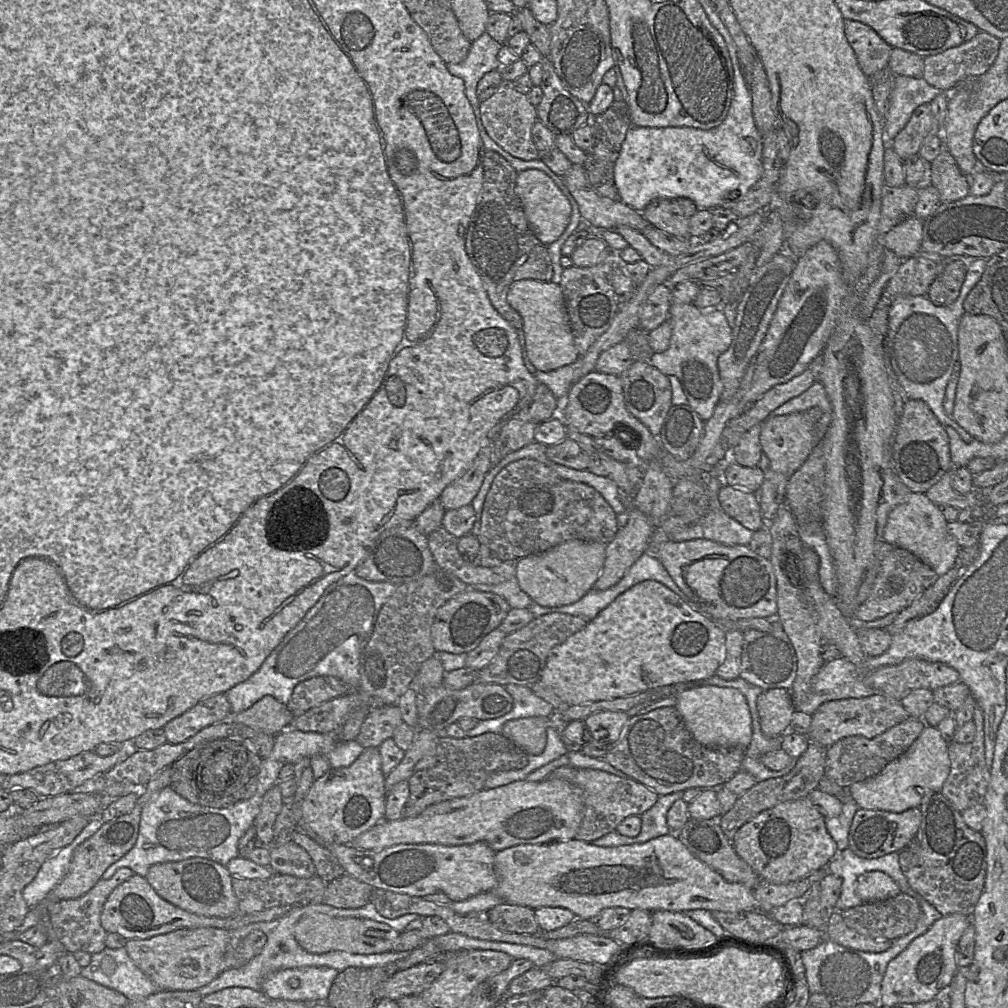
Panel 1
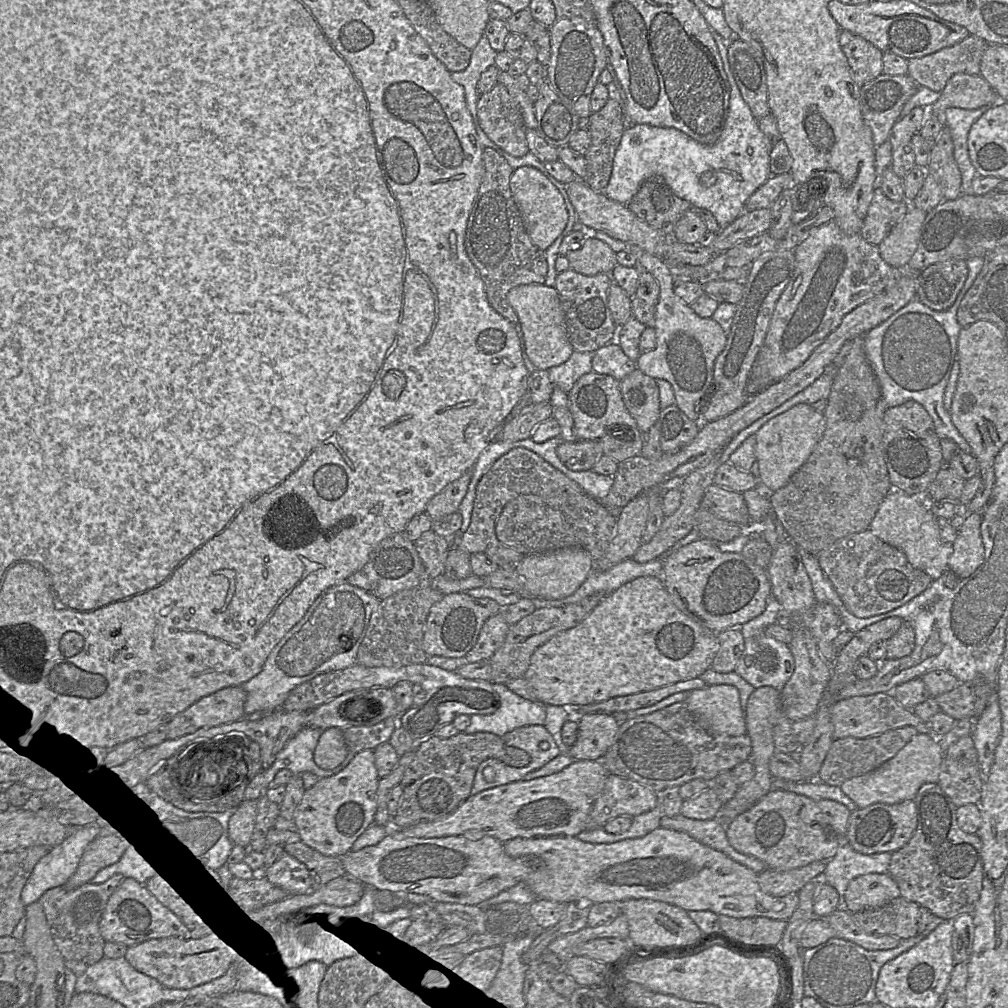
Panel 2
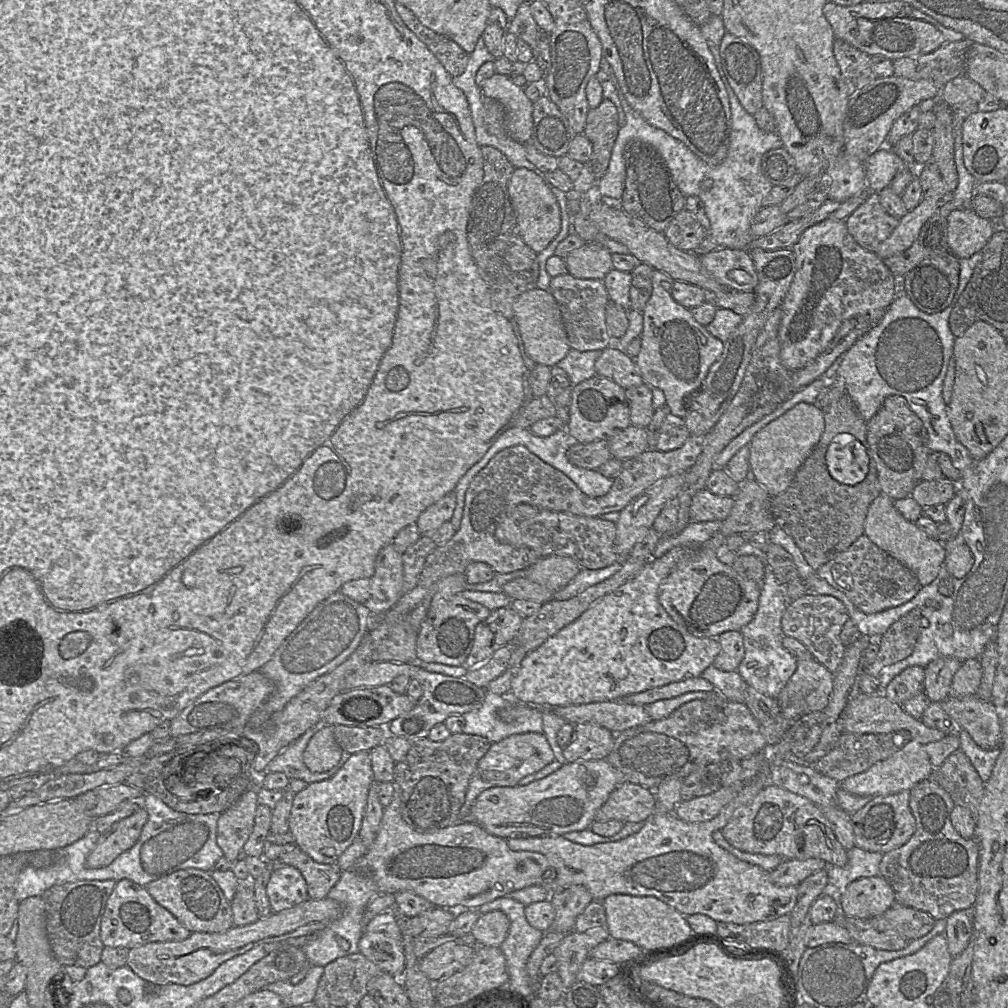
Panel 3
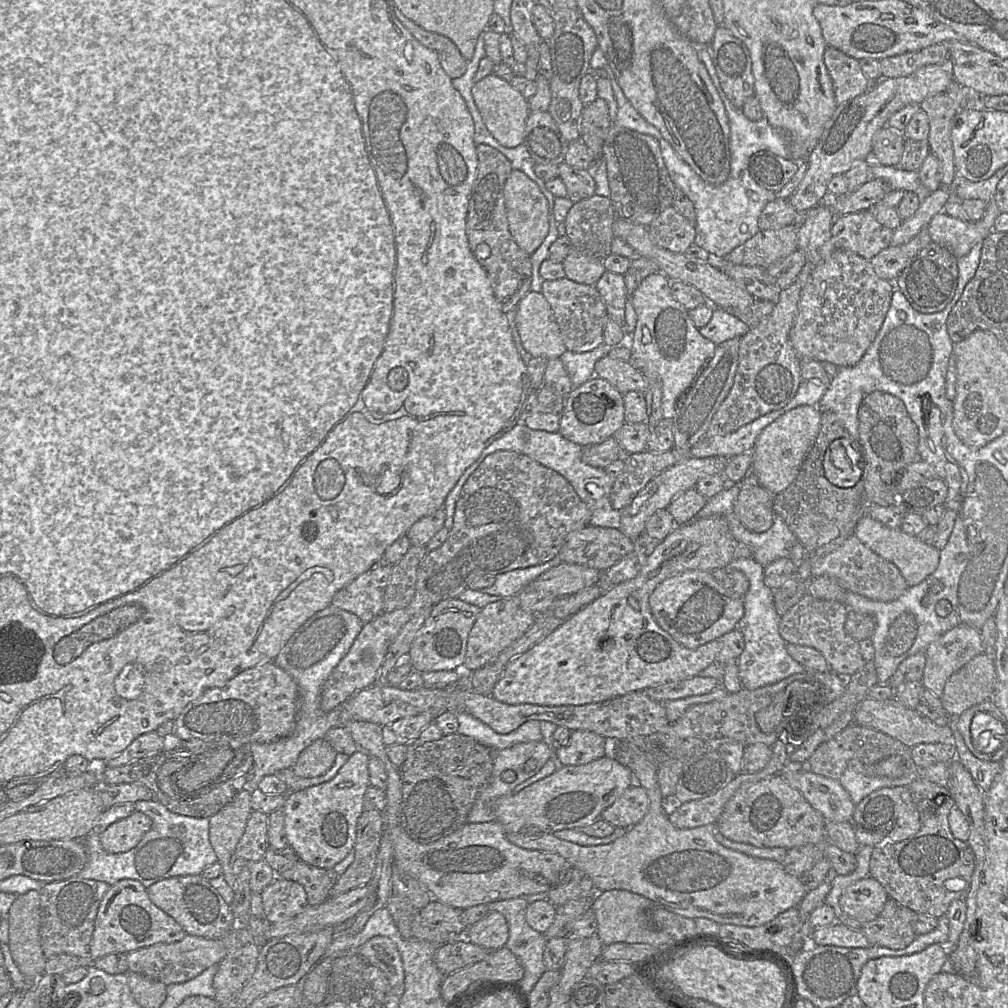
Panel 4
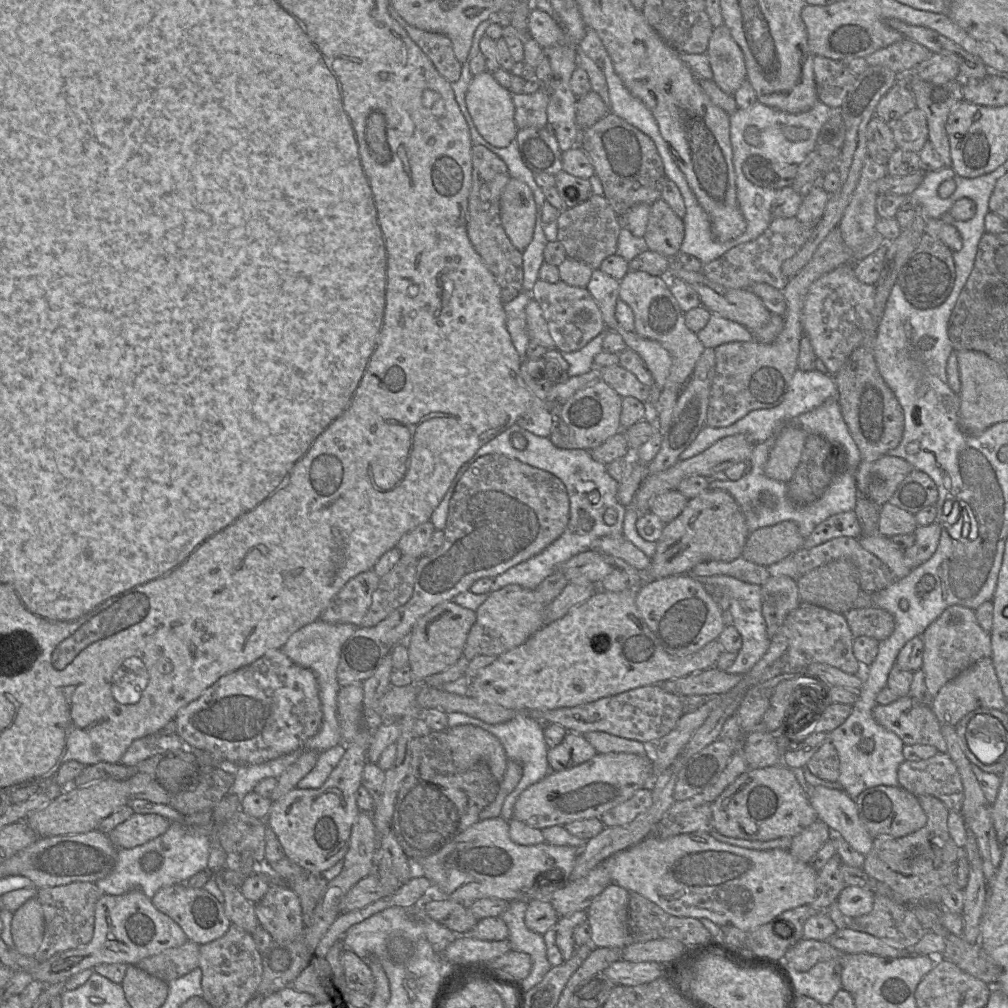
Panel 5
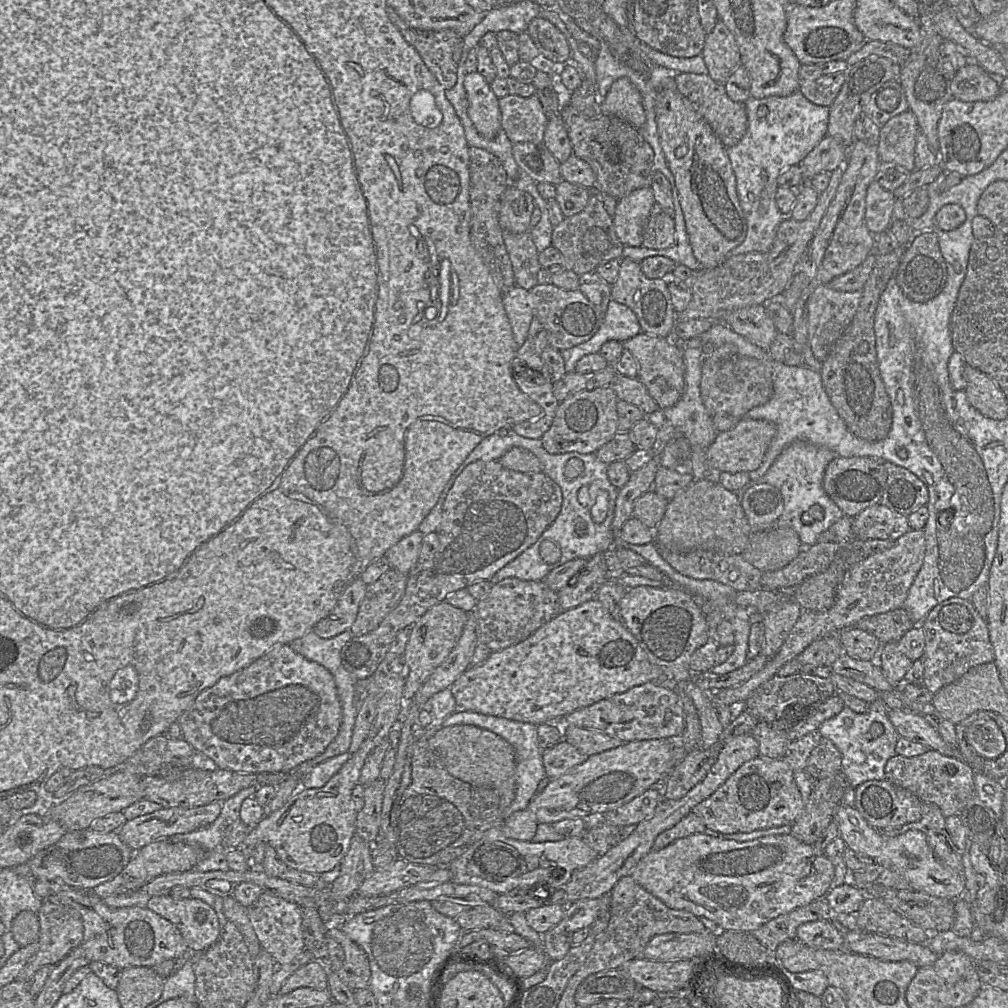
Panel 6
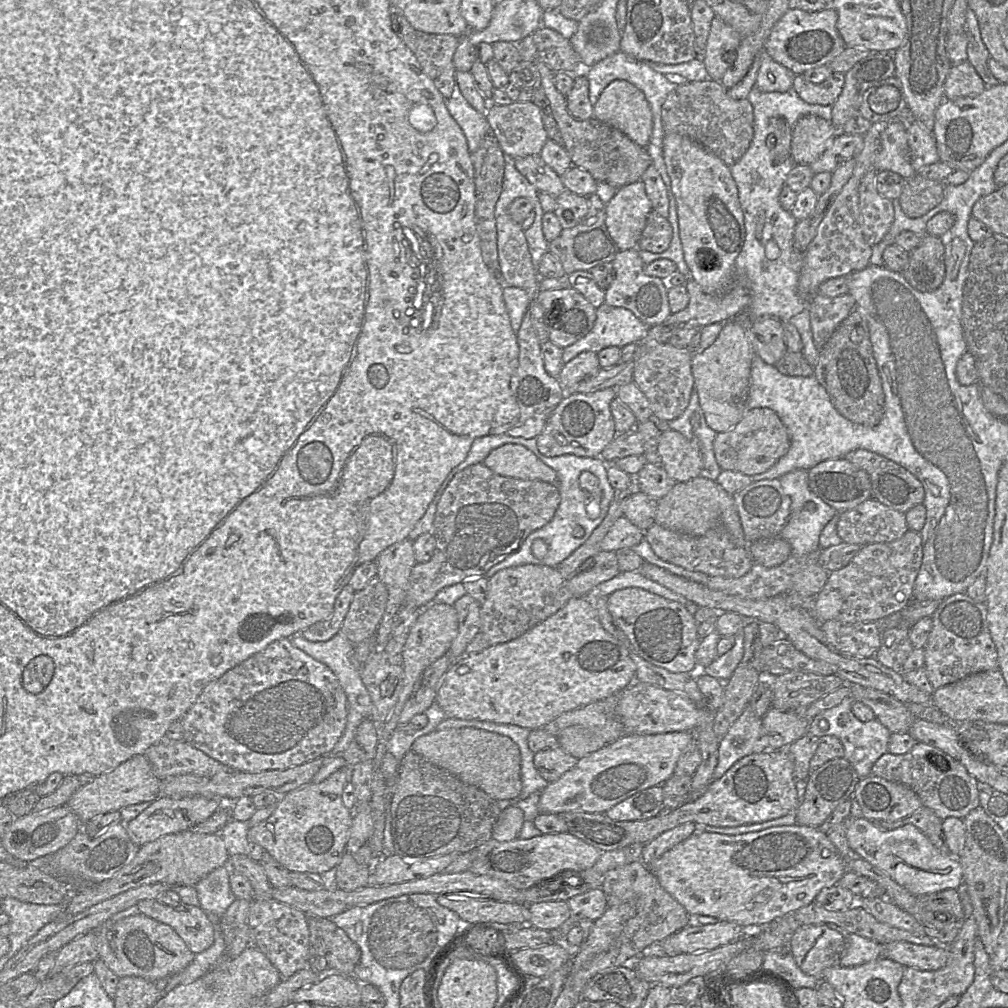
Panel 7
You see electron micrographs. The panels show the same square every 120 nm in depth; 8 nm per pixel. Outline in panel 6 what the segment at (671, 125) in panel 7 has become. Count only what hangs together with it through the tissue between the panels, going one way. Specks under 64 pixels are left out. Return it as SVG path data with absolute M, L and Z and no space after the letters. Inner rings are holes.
M674 74L674 81L678 91L694 105L697 112L710 125L721 143L726 148L738 144L745 135L748 126L745 104L731 100L724 85L714 81L709 74Z

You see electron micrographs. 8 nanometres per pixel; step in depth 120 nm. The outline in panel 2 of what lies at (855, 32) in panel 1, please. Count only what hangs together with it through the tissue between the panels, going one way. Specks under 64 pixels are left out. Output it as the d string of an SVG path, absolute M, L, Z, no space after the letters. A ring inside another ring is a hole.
M841 30L839 43L859 87L883 74L883 52L864 38Z

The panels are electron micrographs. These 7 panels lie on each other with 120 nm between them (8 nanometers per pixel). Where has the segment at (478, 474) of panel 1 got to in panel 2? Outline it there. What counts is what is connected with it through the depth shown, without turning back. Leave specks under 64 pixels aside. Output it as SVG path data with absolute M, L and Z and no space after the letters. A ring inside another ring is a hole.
M472 468L467 469L458 479L449 483L436 494L427 504L425 513L435 521L459 510L460 504L467 493L472 477Z

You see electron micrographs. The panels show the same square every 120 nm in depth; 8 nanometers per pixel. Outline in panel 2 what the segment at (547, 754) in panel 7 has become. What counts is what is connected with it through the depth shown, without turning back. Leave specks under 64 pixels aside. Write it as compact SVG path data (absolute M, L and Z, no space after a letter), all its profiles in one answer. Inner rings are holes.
M603 712L578 714L576 718L577 739L568 754L574 760L602 761L615 741L620 723L613 714Z

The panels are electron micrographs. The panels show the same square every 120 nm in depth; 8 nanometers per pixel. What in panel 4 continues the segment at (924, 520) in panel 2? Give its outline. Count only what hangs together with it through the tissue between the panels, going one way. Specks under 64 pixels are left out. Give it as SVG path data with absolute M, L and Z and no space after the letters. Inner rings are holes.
M867 514L859 519L854 535L874 553L893 563L899 569L909 587L922 582L938 566L940 551L934 545L925 544L917 536L908 535L900 528L887 527Z

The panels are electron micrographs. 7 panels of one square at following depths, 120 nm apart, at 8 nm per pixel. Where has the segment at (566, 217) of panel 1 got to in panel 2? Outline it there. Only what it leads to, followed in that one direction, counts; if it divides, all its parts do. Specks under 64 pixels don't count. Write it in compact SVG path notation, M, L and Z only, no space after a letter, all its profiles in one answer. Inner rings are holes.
M527 166L513 171L510 191L532 243L545 251L563 232L568 222L568 212L562 195L538 169Z

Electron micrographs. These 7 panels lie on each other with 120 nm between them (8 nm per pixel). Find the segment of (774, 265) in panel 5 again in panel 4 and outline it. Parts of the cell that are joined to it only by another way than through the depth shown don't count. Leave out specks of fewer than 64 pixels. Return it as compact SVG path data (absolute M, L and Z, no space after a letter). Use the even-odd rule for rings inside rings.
M798 226L760 230L745 243L734 248L724 259L736 265L767 268L798 249Z

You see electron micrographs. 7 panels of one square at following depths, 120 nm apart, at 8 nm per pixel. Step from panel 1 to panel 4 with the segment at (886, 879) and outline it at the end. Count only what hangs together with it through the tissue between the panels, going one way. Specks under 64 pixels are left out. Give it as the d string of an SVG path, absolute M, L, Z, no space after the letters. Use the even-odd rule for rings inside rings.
M867 876L843 891L840 907L847 916L868 922L879 916L888 898L884 887L873 877Z

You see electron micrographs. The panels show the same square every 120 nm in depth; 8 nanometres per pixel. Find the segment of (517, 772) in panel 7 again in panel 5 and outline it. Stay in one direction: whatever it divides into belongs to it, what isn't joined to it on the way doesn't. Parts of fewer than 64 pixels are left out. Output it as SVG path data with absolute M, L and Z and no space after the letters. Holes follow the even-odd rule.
M470 724L447 728L447 742L455 766L466 771L479 762L485 763L500 783L508 757L502 743L490 732Z

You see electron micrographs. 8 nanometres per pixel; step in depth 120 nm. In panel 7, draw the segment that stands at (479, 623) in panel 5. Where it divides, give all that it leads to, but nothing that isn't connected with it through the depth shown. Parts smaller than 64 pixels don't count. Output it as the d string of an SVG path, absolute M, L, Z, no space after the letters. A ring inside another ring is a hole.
M524 564L499 570L488 579L488 591L480 607L480 632L485 634L489 646L508 642L553 615L570 598L572 594L568 590L568 579L560 574L557 567L544 564Z

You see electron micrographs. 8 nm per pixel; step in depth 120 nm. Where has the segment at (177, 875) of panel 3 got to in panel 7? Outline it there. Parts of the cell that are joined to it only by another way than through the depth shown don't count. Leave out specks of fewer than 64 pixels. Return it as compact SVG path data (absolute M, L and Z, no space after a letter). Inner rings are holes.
M144 899L137 903L140 913L169 925L196 955L214 943L214 924L200 907L180 902L177 906Z

